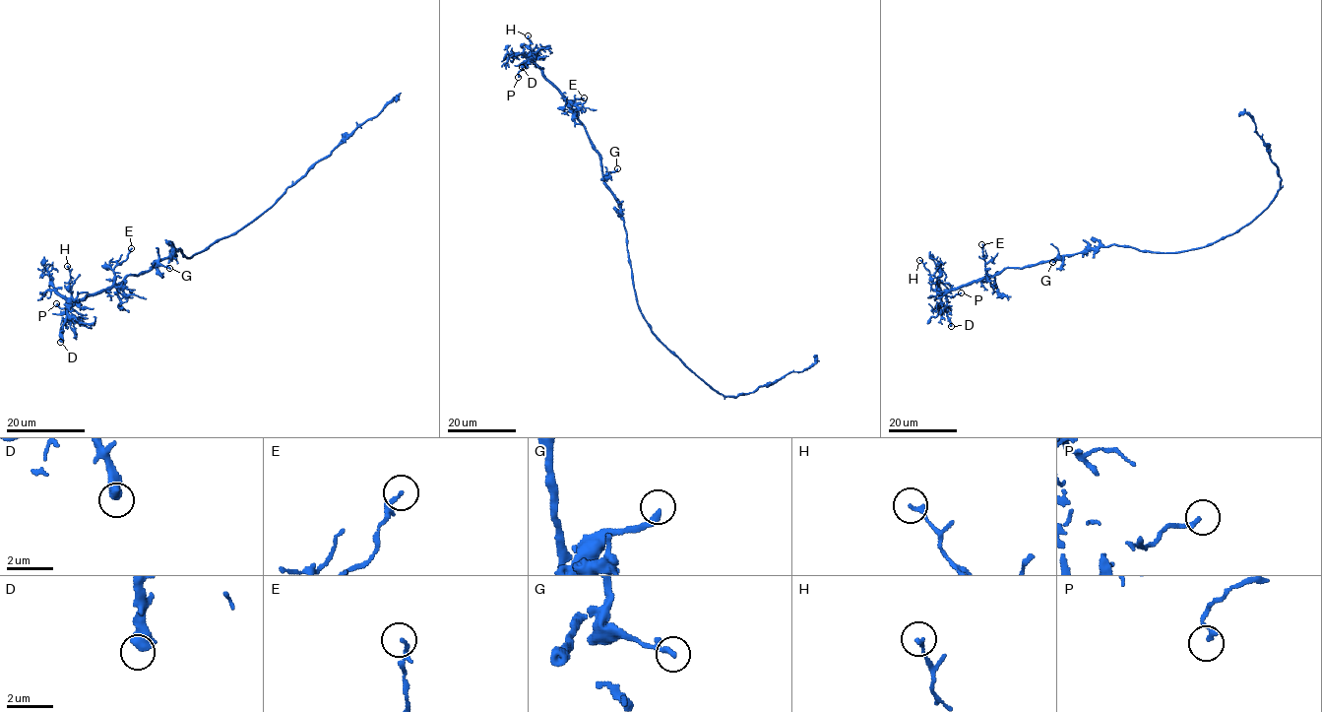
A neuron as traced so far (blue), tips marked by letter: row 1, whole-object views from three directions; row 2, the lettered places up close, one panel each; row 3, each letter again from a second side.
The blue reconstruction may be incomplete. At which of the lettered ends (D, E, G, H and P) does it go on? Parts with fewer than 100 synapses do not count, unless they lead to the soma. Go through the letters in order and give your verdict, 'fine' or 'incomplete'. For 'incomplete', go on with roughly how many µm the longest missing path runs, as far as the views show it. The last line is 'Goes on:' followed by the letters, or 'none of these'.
D: fine
E: fine
G: fine
H: fine
P: fine
Goes on: none of these

